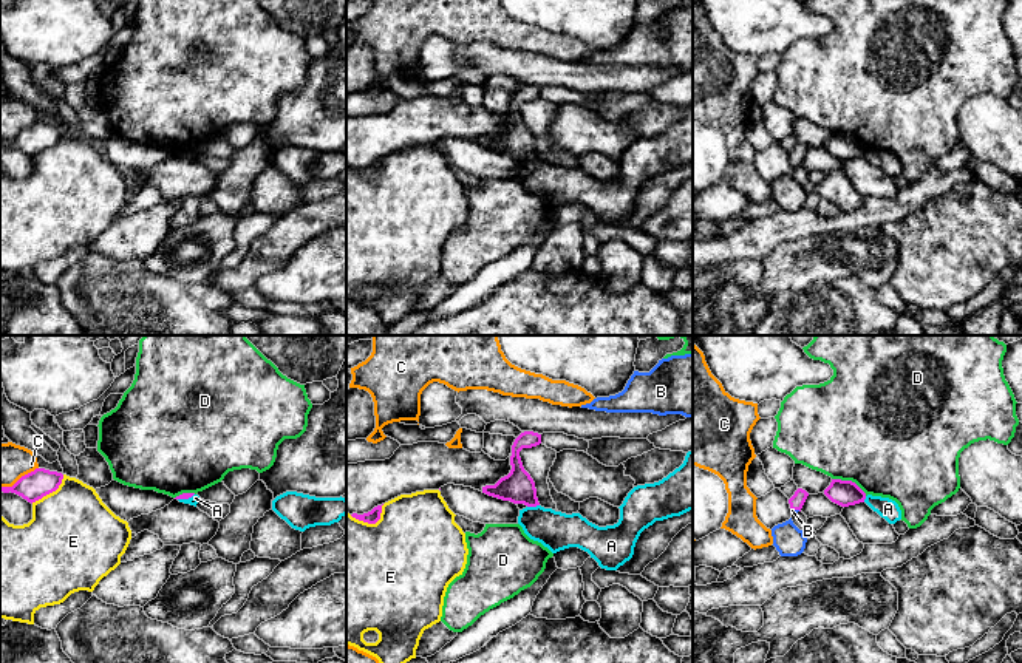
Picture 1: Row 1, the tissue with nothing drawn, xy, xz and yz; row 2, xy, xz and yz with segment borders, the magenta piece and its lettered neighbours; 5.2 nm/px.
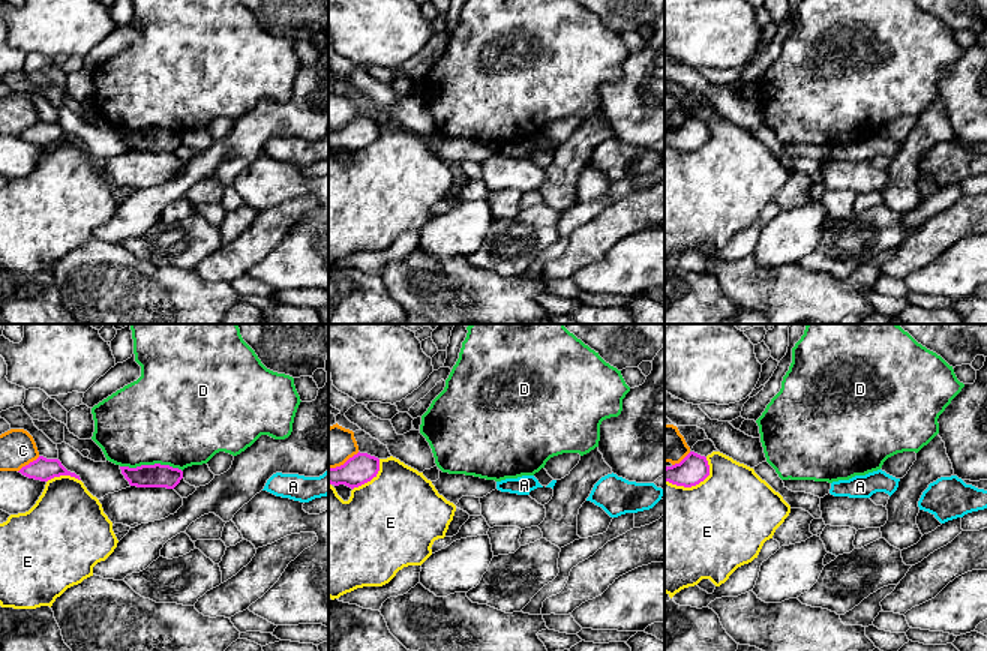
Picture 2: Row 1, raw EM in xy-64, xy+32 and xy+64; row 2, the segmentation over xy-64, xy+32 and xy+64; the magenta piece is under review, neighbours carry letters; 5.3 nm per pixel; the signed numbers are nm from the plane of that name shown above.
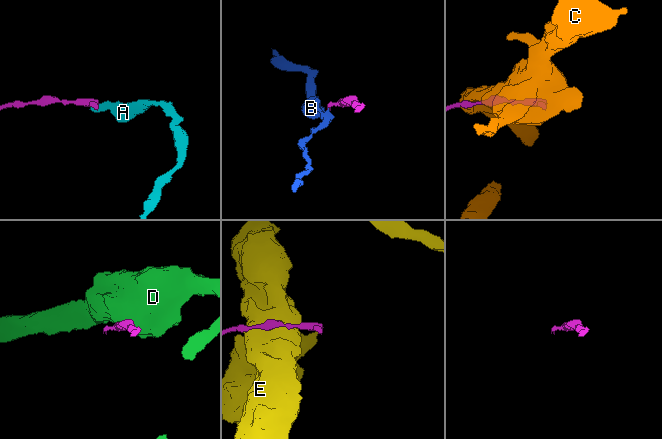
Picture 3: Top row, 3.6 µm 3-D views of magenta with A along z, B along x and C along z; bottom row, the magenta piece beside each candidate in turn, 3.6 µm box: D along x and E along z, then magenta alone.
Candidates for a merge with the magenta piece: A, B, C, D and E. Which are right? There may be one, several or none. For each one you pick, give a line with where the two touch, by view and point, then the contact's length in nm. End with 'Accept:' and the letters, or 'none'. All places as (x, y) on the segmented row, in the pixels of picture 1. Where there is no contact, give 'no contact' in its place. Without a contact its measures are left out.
B: meets magenta in yz at (797, 509); contact 50 nm long
Accept: B

